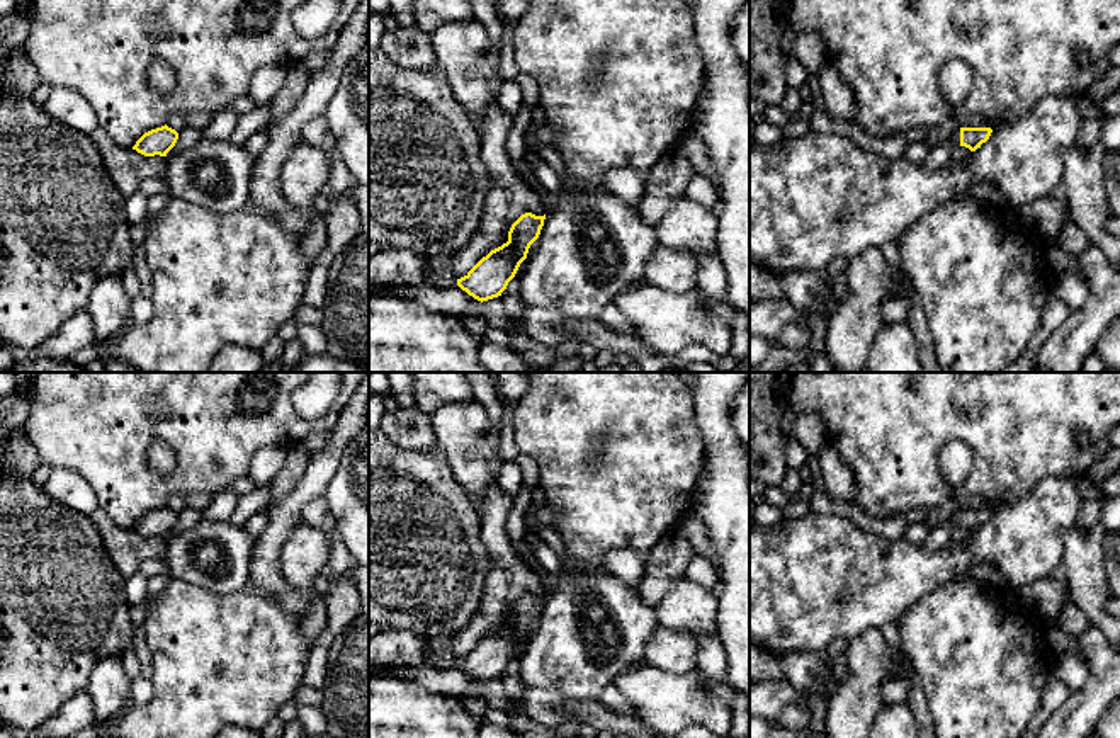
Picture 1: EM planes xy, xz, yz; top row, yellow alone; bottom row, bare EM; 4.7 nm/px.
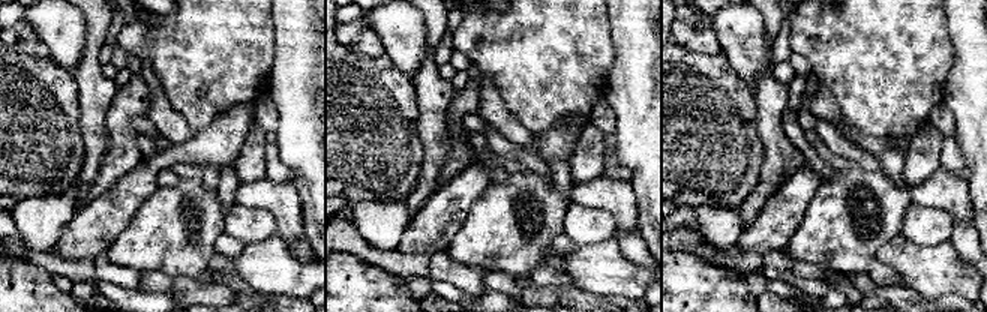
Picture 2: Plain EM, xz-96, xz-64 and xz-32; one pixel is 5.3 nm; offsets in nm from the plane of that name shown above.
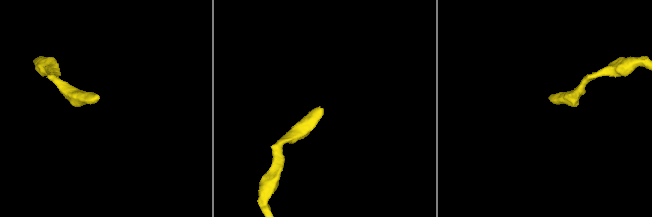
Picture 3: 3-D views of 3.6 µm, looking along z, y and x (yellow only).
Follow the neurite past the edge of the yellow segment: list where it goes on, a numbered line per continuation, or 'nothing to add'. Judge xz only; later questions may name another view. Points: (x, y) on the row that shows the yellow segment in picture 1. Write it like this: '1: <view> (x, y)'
nothing to add

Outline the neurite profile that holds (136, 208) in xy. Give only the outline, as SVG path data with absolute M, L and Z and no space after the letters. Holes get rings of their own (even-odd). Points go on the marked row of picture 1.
M139 190L133 194L126 202L126 216L129 226L144 223L148 216L148 196Z

